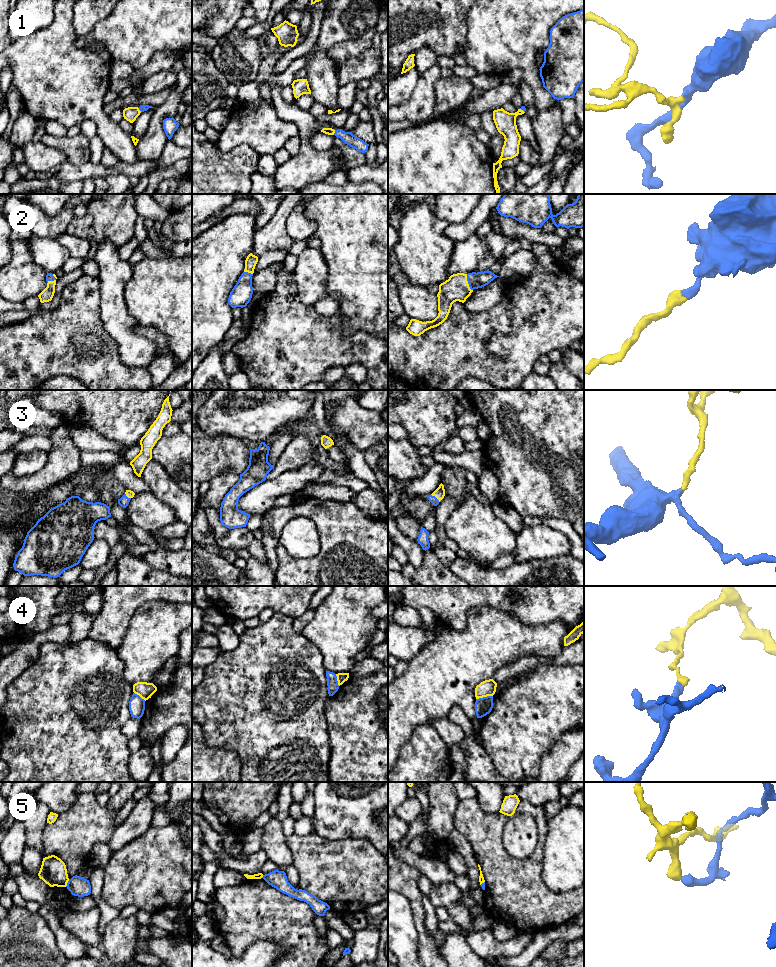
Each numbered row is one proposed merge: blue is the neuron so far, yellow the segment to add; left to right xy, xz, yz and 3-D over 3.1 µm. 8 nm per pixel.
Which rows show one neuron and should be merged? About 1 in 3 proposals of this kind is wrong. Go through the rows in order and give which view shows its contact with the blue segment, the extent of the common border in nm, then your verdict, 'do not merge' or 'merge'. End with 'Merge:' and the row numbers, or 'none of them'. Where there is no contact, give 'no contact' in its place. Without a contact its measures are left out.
1: contact in xz; length 40 nm; merge
2: contact in yz; length 140 nm; merge
3: contact in yz; length 90 nm; merge
4: contact in yz; length 140 nm; do not merge
5: contact in xy; length 70 nm; do not merge
Merge: 1, 2, 3

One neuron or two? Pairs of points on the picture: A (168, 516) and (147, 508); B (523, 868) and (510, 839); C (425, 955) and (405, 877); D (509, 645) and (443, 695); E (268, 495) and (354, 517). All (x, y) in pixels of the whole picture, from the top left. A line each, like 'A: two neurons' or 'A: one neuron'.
A: one neuron
B: two neurons
C: one neuron
D: one neuron
E: two neurons

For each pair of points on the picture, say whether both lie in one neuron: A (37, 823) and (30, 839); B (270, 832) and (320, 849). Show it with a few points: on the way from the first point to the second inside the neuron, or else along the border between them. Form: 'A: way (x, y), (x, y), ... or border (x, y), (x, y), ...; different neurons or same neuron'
A: way (34, 827), (33, 835); same neuron
B: border (285, 837), (287, 847), (293, 859); different neurons

